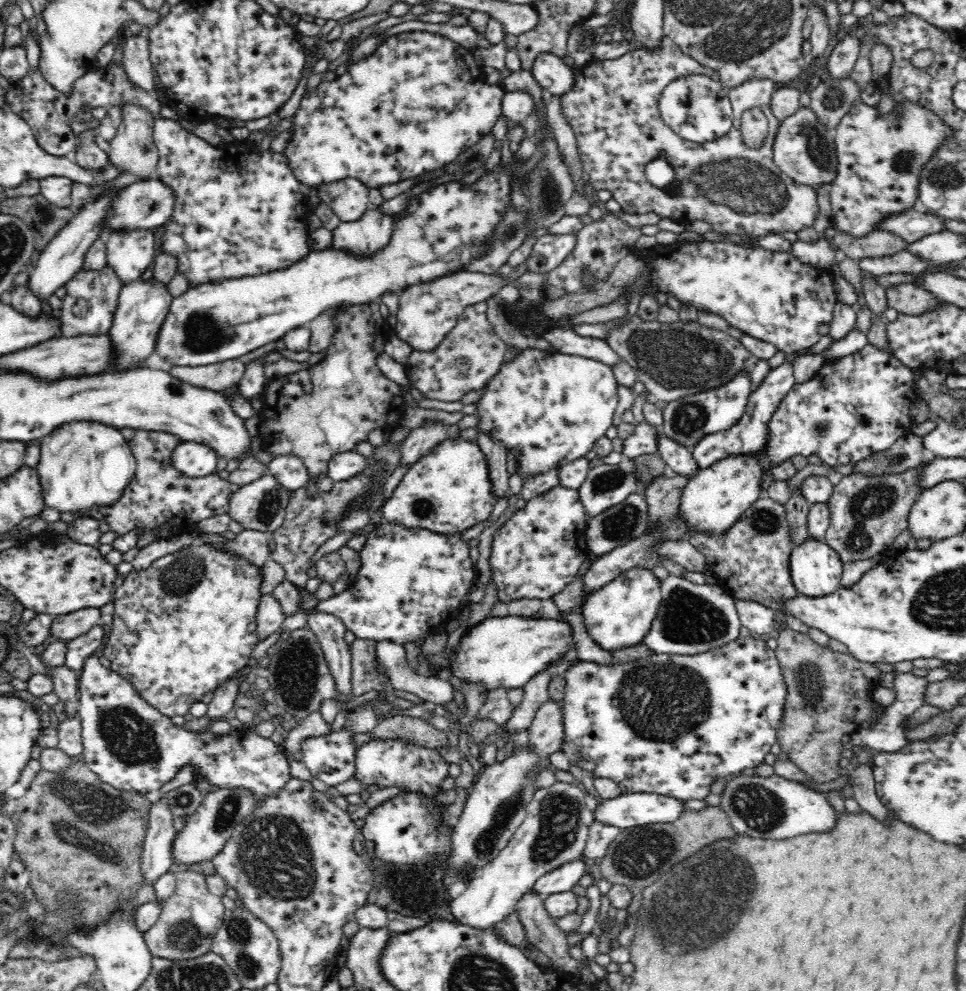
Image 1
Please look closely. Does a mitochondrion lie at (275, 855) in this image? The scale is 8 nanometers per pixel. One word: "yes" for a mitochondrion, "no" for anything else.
yes

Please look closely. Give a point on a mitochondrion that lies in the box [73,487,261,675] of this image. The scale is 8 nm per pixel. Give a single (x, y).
(183, 575)

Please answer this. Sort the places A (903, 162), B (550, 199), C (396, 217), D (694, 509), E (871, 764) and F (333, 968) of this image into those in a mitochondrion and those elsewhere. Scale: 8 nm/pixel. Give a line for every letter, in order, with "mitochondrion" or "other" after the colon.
A: mitochondrion
B: mitochondrion
C: other
D: other
E: other
F: other

